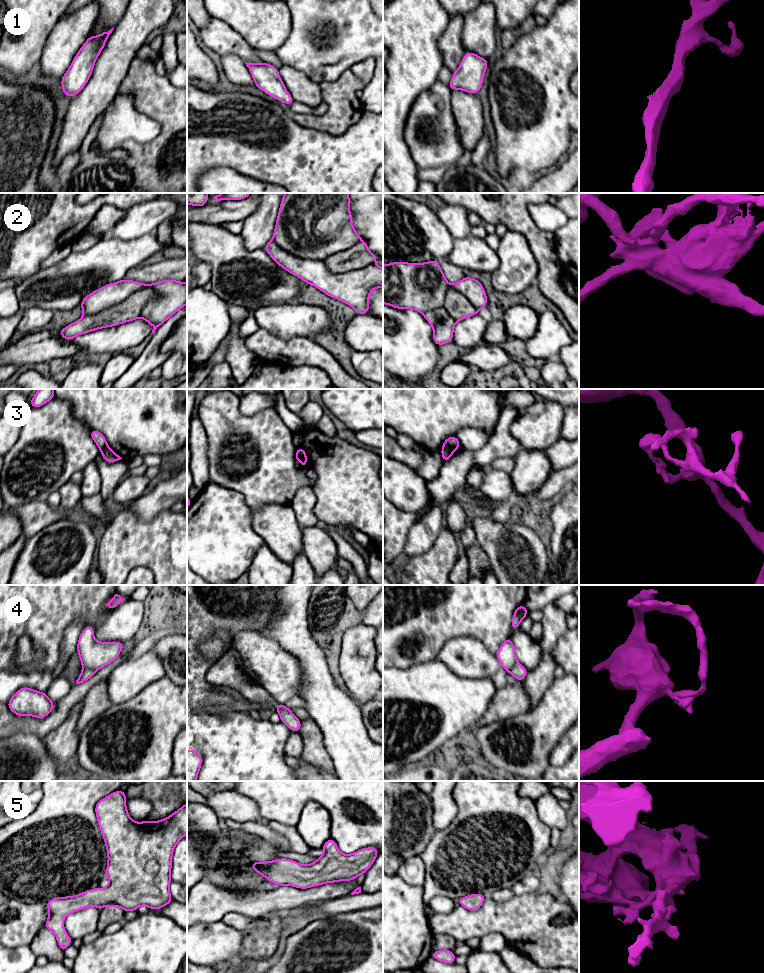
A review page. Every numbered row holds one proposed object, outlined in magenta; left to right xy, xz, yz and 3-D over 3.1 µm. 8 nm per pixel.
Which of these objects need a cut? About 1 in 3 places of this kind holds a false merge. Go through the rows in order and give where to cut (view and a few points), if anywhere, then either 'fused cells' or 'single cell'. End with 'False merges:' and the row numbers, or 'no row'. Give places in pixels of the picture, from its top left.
1: no cut | single cell
2: no cut | single cell
3: yz (443, 446), (453, 449) | fused cells
4: xy (83, 668), (91, 668), (95, 671) | fused cells
5: no cut | single cell
False merges: 3, 4

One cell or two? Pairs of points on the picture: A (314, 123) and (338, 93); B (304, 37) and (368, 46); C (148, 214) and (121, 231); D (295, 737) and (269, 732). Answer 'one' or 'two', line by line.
A: one
B: one
C: one
D: two

